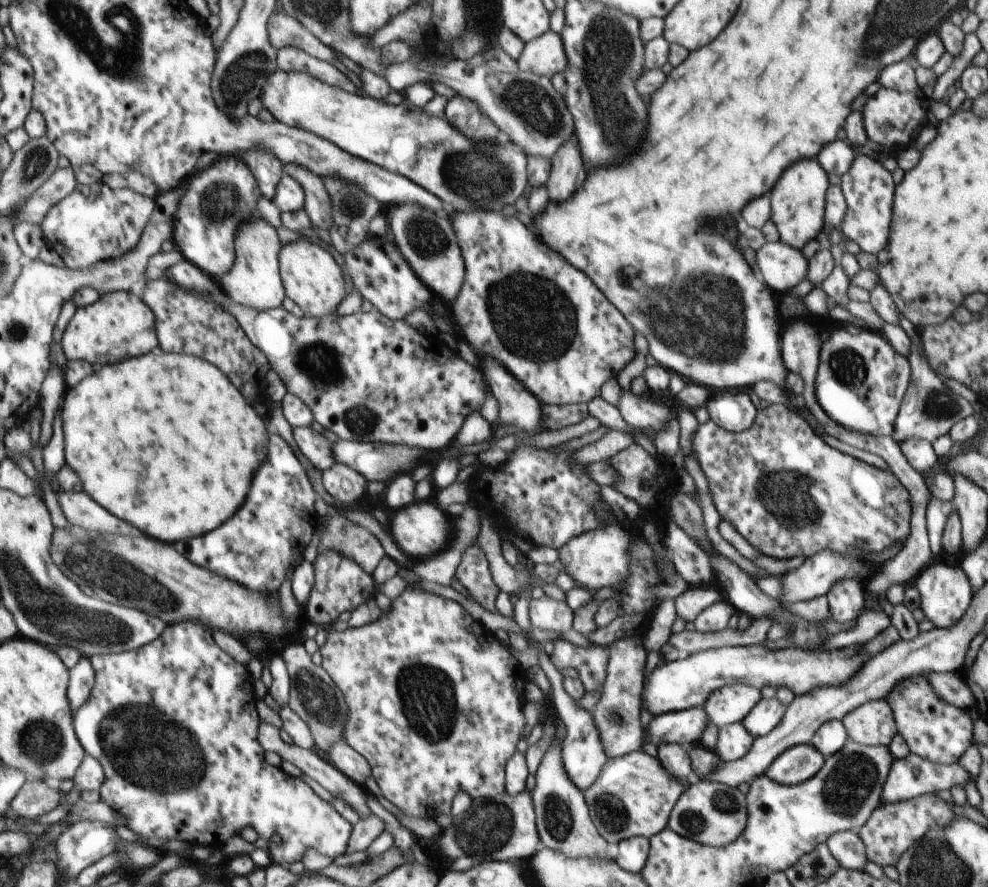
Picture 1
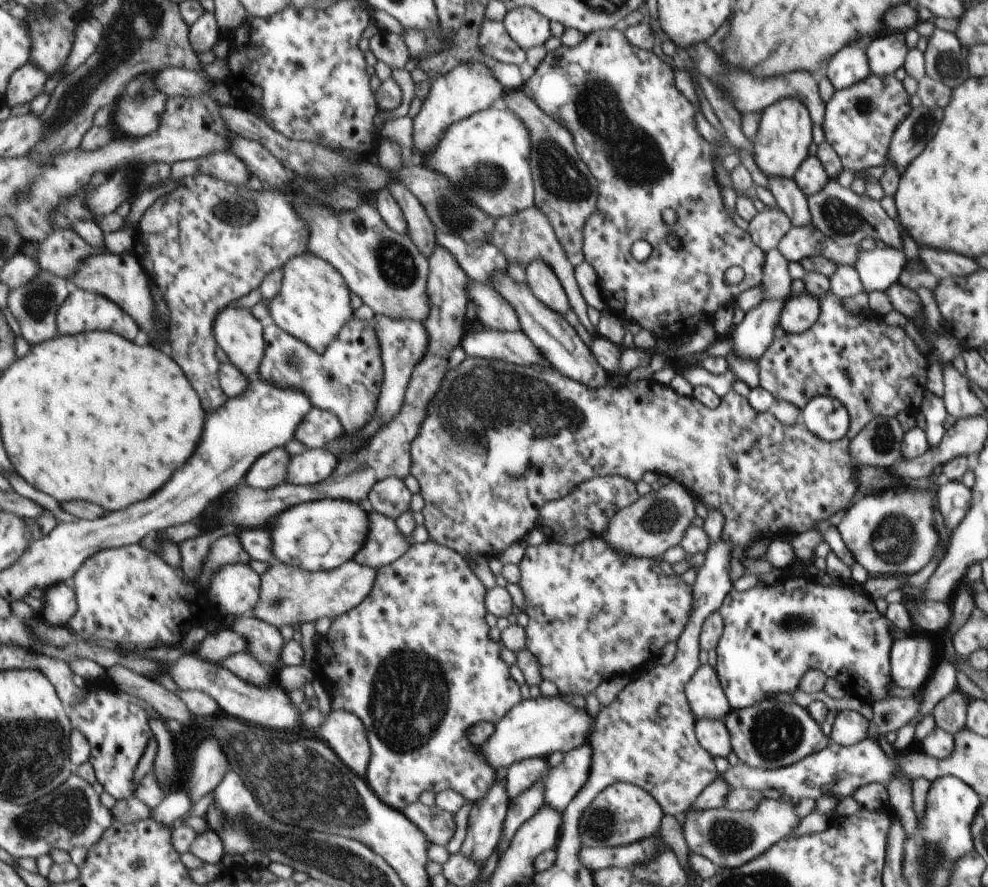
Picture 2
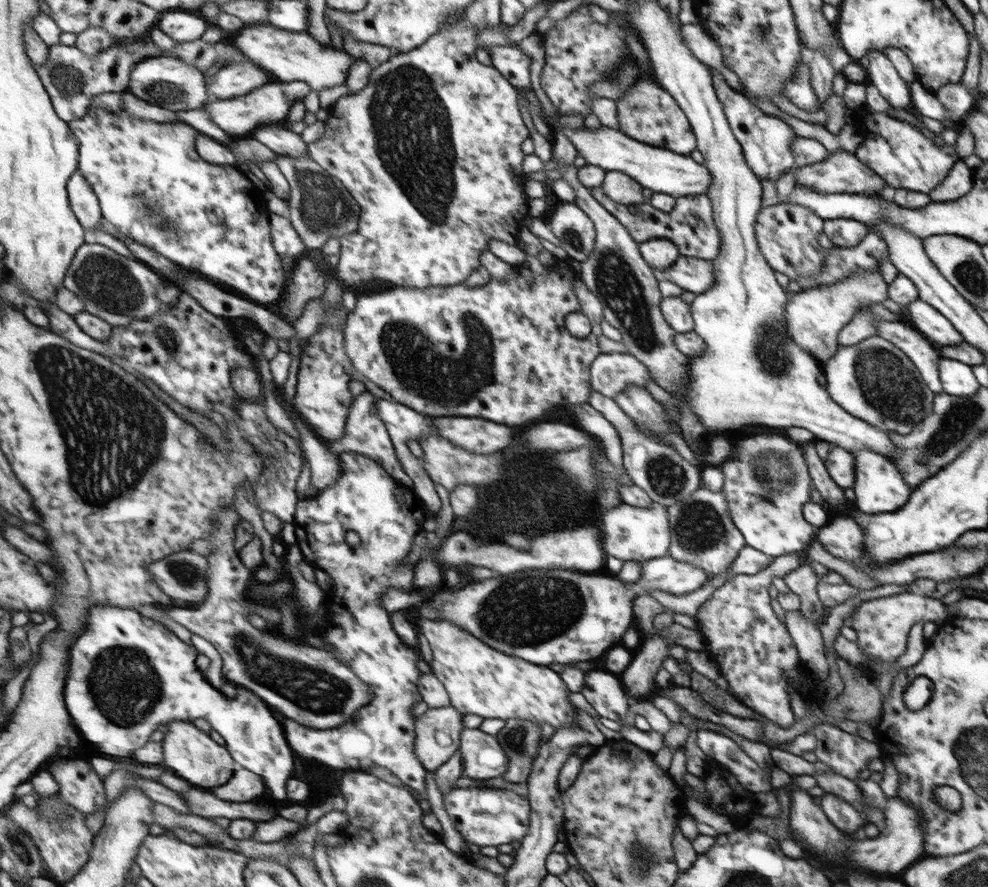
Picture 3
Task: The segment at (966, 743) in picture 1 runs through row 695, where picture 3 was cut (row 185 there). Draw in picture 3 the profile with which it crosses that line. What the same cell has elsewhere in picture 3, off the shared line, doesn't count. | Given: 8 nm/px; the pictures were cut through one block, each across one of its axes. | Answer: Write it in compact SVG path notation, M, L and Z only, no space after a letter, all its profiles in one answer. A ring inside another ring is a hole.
M868 106L860 108L859 113L855 115L855 122L856 127L862 130L864 139L856 150L856 158L874 170L892 188L928 195L946 178L952 165L961 160L954 146L936 146L932 140L906 121L872 111Z

